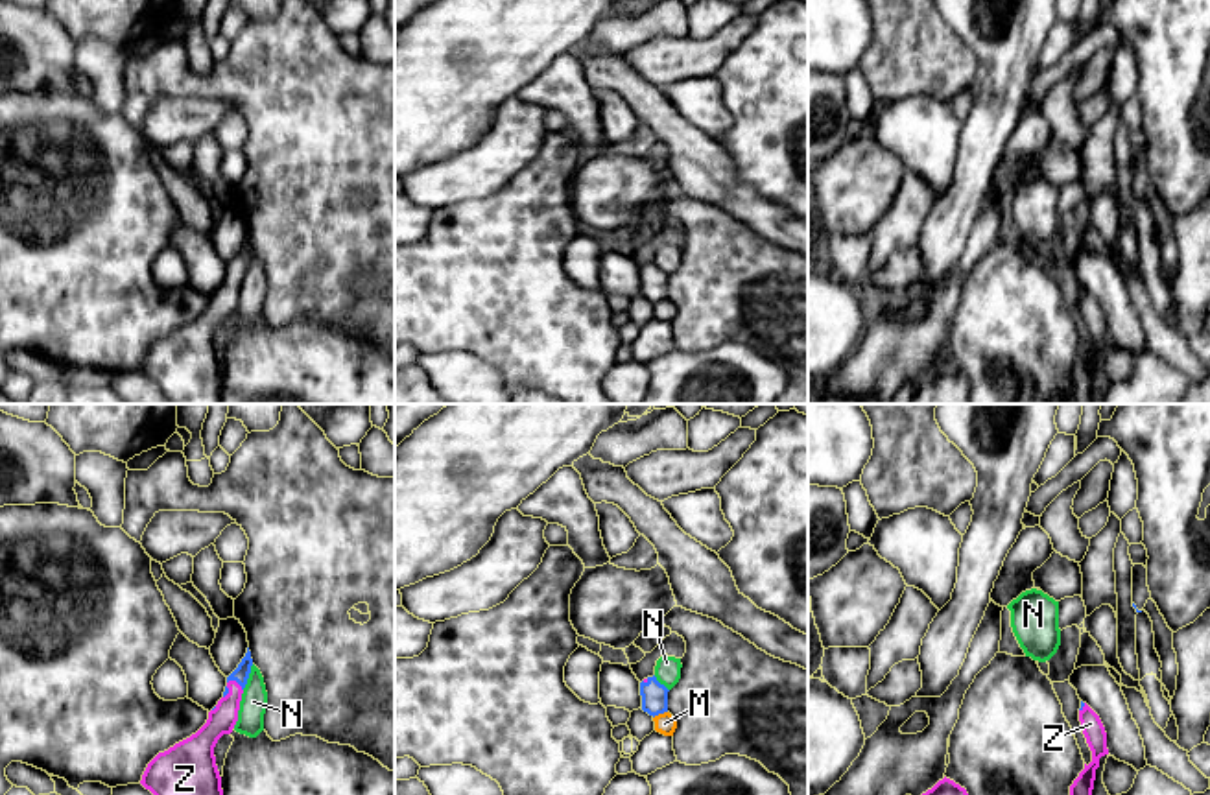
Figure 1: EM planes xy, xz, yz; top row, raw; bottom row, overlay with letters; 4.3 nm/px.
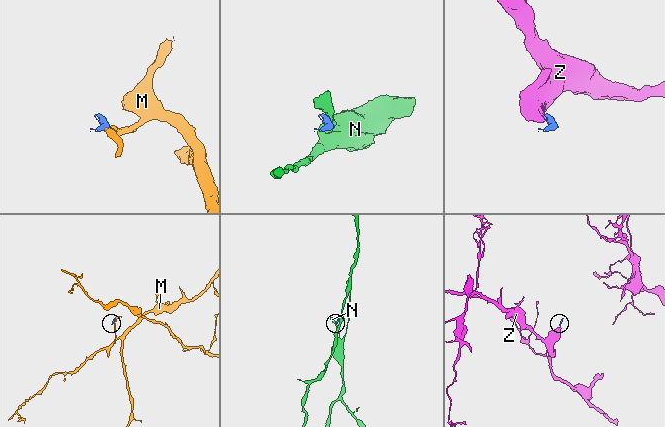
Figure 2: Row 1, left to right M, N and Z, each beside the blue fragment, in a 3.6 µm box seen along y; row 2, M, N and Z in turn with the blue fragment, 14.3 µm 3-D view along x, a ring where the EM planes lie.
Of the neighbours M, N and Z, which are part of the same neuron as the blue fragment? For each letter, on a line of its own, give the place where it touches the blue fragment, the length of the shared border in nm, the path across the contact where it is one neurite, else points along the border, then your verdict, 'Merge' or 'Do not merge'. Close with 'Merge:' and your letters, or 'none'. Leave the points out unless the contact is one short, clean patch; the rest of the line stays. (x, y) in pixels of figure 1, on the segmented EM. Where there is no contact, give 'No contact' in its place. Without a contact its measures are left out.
M: Touches blue at xz (659, 712). Shared border 70 nm. Boundary: xz (666, 711), (653, 718). Do not merge
N: Touches blue at xy (248, 677). Shared border 120 nm. Boundary: xy (253, 664), (242, 688). Do not merge
Z: Touches blue at xy (237, 681). Shared border 80 nm. Path across: xy (240, 674), (237, 681), (222, 720). Merge
Merge: Z

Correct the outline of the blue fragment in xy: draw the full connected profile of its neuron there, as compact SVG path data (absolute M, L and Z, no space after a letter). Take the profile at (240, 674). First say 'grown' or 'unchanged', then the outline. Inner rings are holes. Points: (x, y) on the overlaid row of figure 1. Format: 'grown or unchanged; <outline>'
grown; M247 647L238 668L227 677L223 697L208 712L207 723L190 738L159 753L146 767L140 784L153 795L223 795L221 777L216 765L214 747L223 734L231 734L236 721L243 688L251 673L253 659Z

